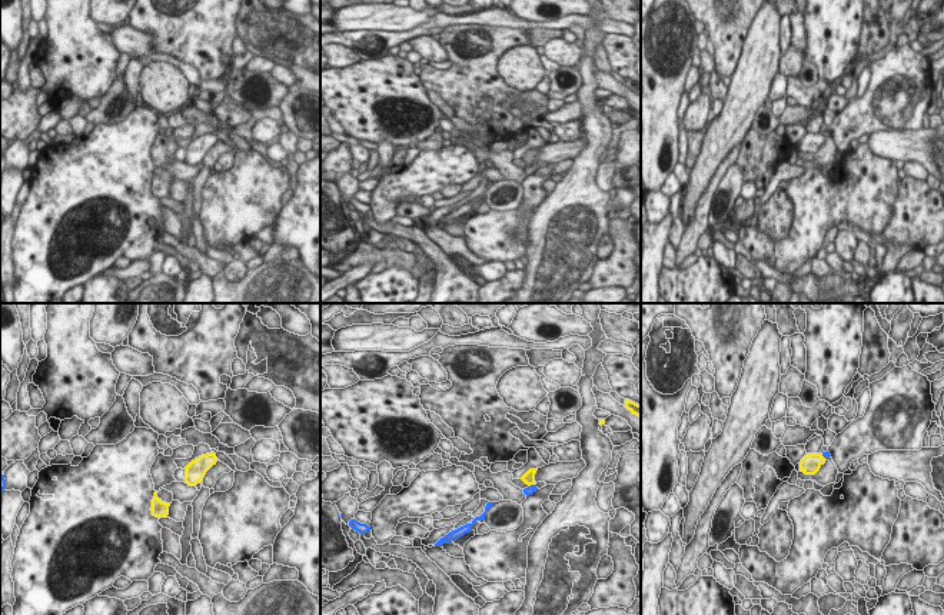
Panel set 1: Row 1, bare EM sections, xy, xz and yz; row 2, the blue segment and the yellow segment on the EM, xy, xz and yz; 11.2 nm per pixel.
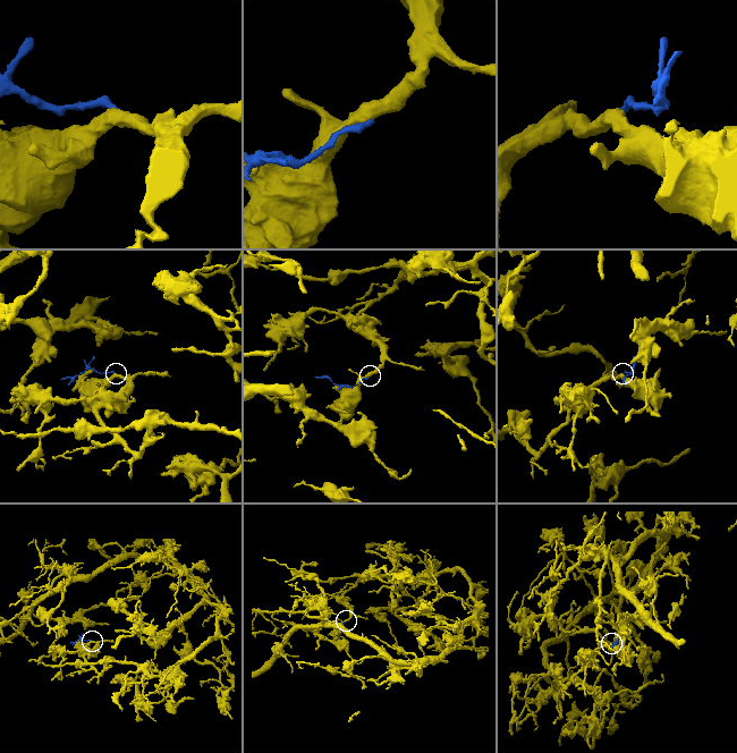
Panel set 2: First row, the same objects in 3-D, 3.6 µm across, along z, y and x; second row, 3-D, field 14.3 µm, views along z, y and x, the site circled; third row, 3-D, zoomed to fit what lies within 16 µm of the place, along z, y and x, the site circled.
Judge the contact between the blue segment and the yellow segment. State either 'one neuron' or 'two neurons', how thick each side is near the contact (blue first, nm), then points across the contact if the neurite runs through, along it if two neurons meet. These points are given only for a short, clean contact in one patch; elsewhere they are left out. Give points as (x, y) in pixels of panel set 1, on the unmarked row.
two neurons; 70 nm thick on the blue side, 220 nm on the other; border along yz (821, 133), (826, 139)

